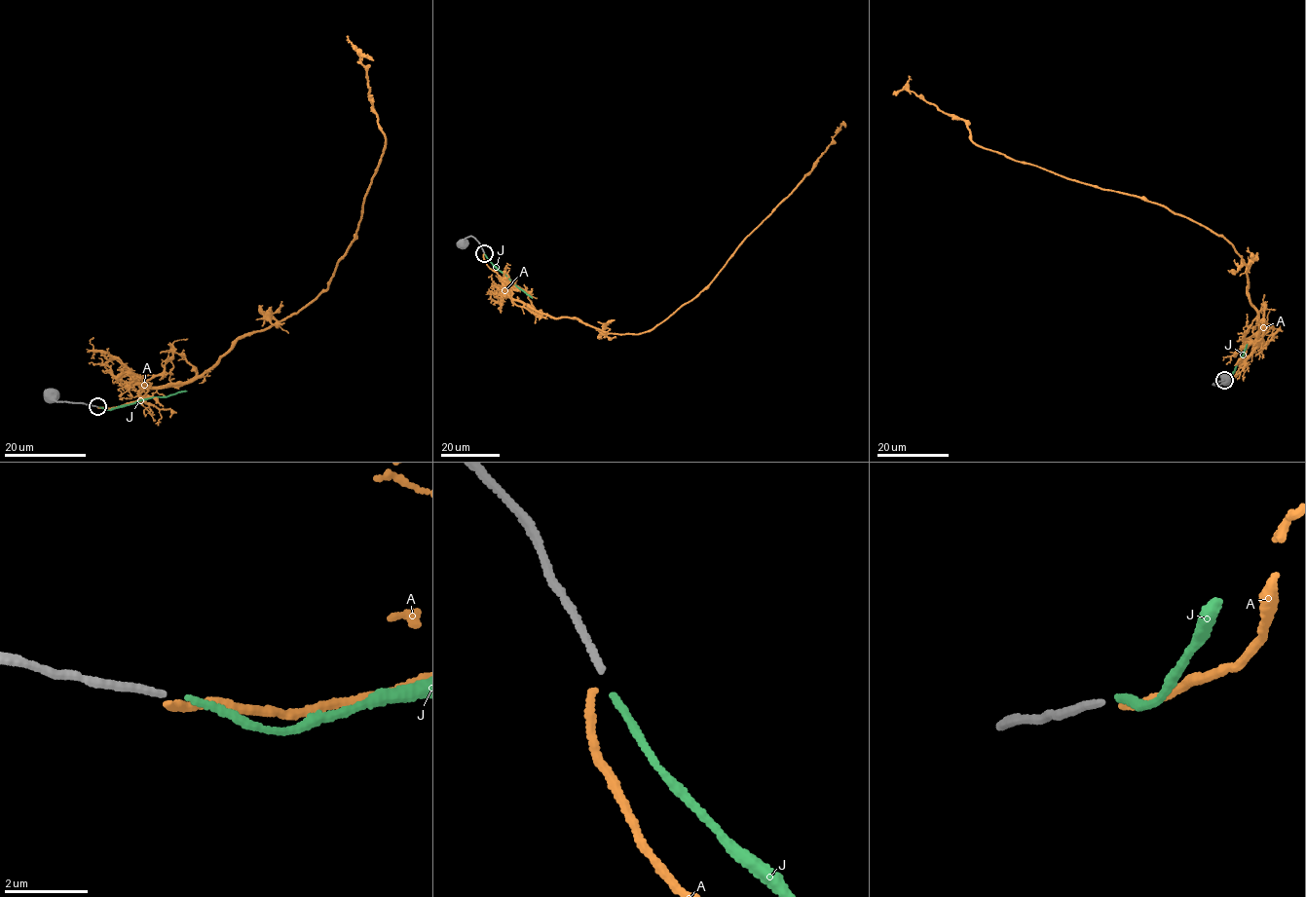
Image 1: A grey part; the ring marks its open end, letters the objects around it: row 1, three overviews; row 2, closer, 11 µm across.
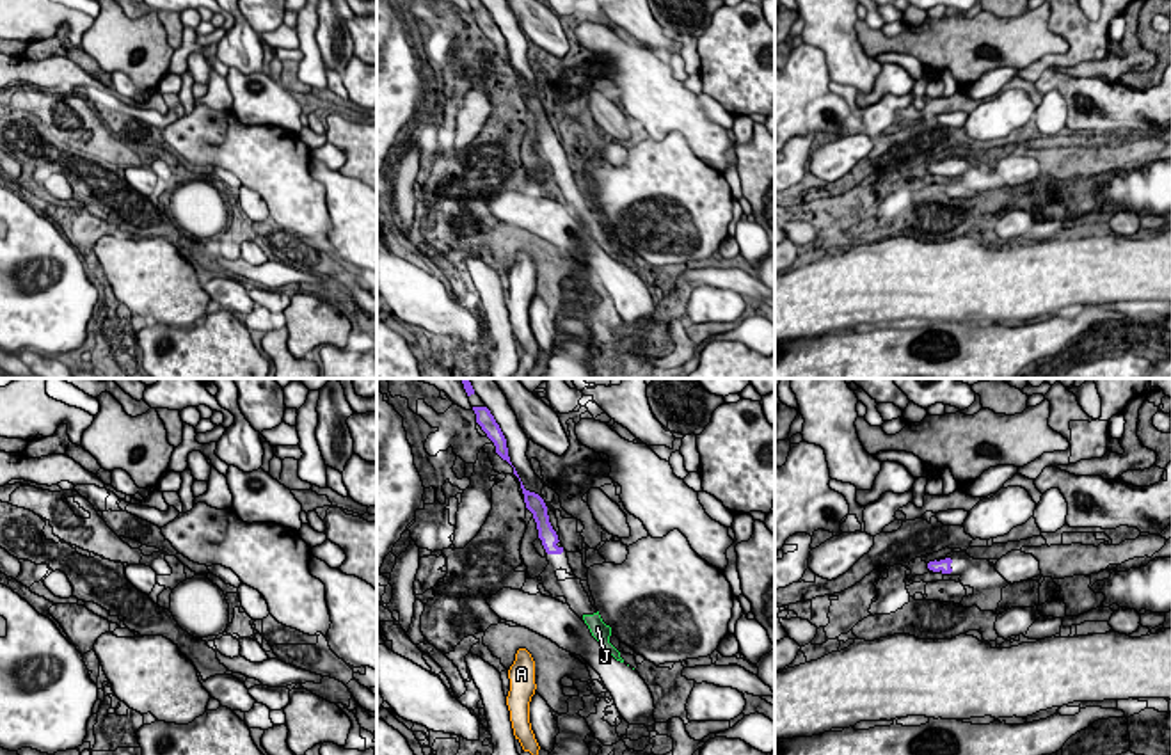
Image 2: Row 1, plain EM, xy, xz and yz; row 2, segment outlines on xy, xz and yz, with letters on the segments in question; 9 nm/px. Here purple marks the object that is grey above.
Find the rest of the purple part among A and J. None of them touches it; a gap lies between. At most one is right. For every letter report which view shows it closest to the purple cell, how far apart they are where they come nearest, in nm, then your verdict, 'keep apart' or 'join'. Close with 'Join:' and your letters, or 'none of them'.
A: xz | 900 nm | keep apart
J: xz | 600 nm | join
Join: J

